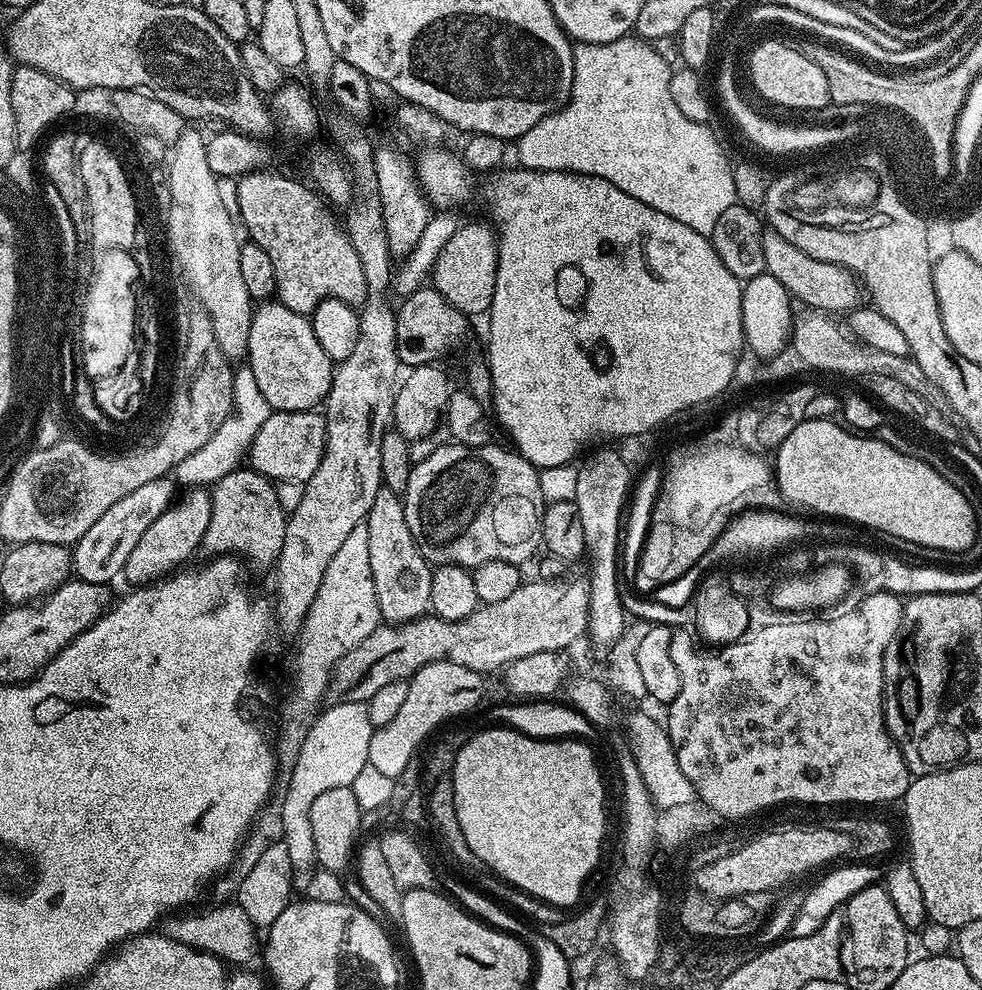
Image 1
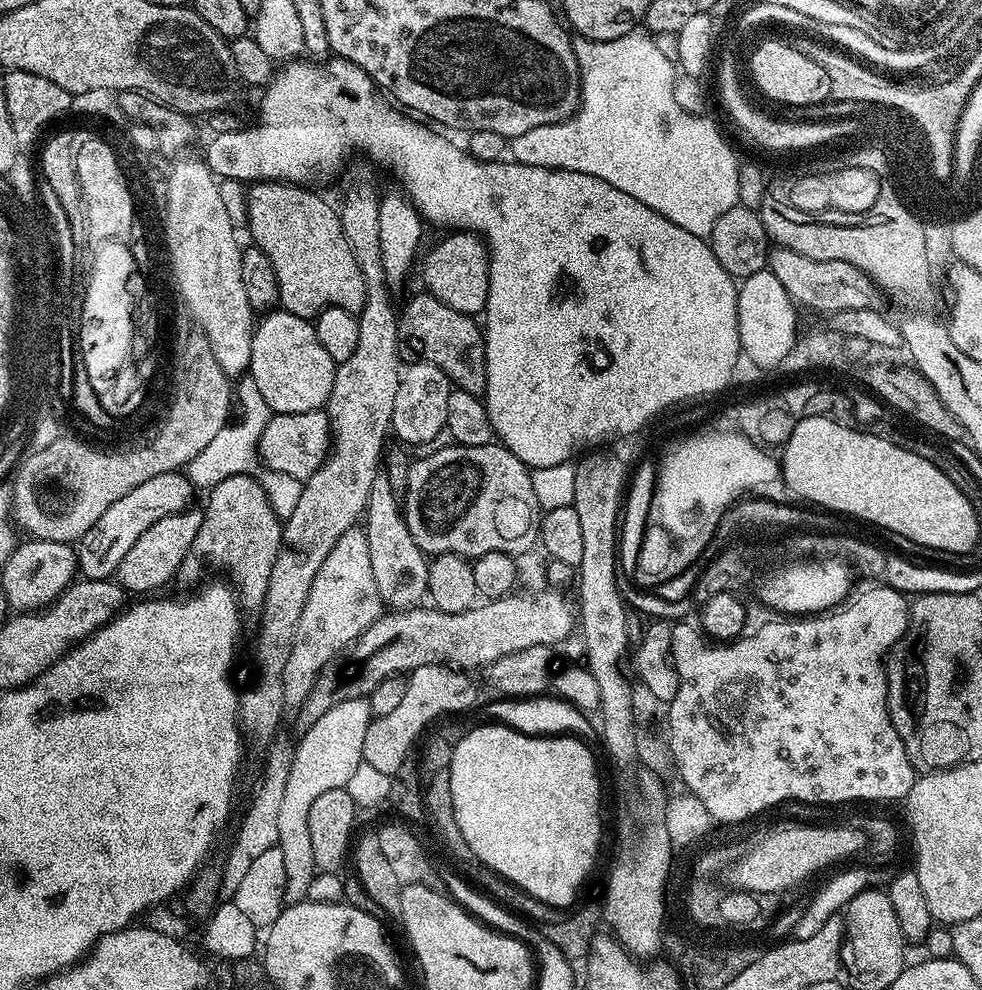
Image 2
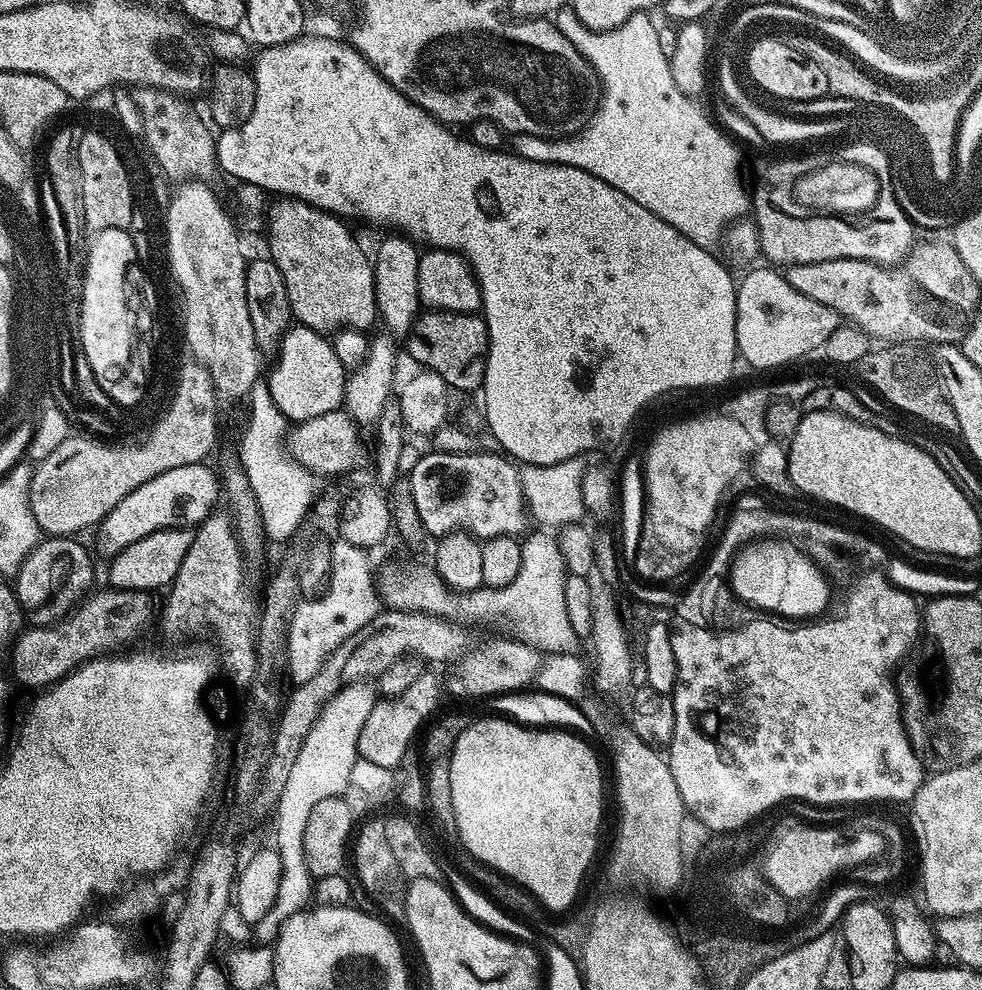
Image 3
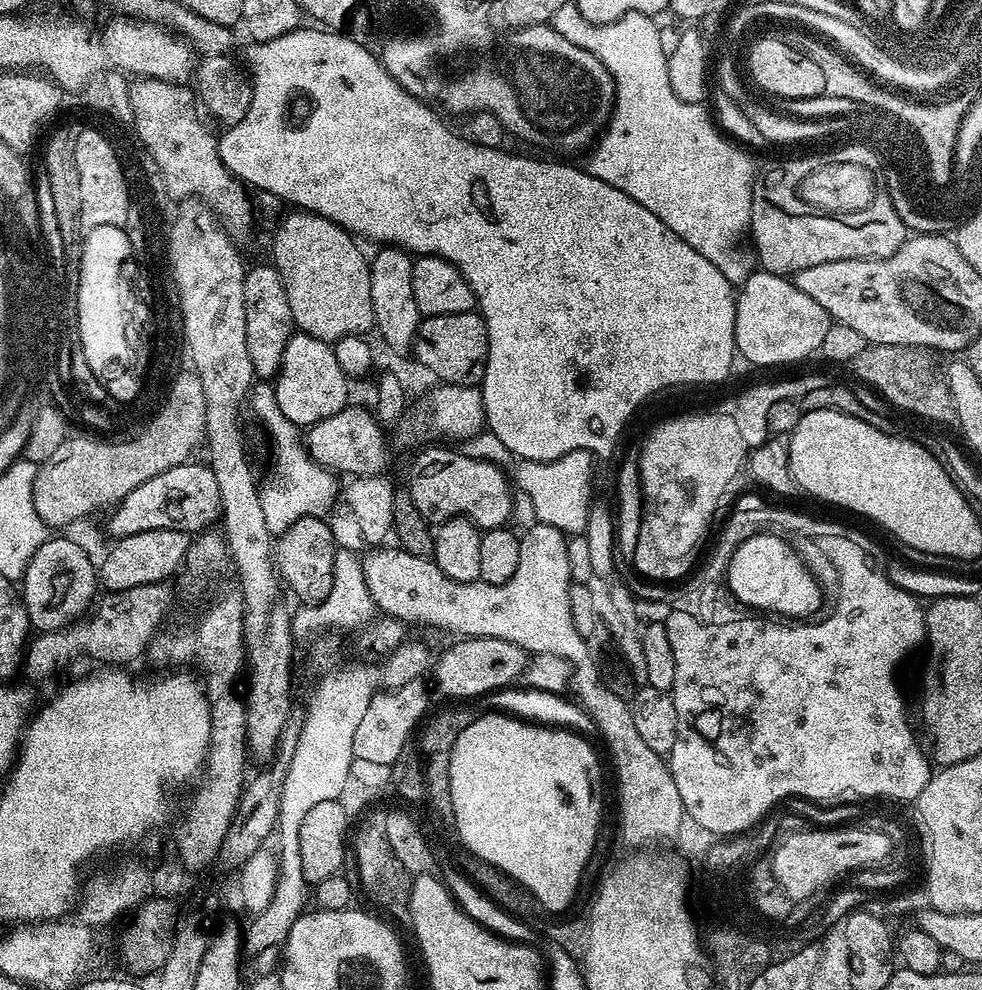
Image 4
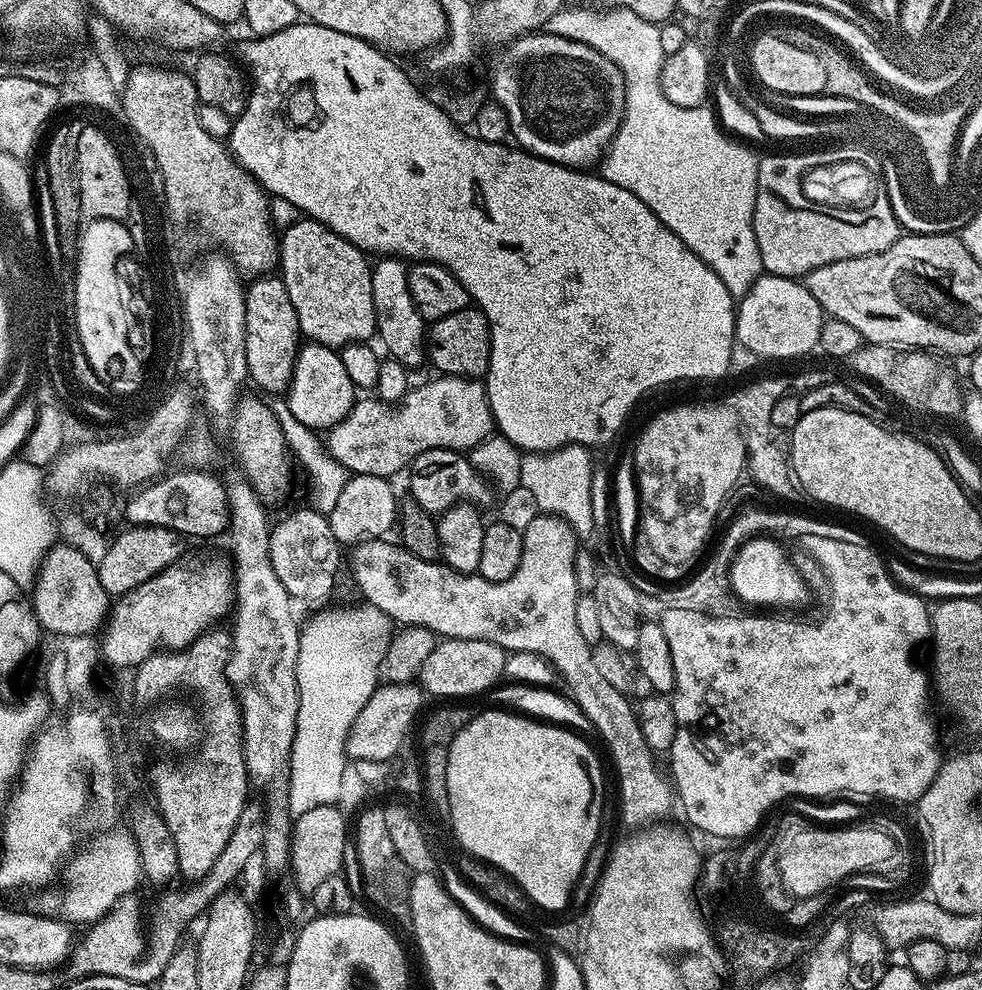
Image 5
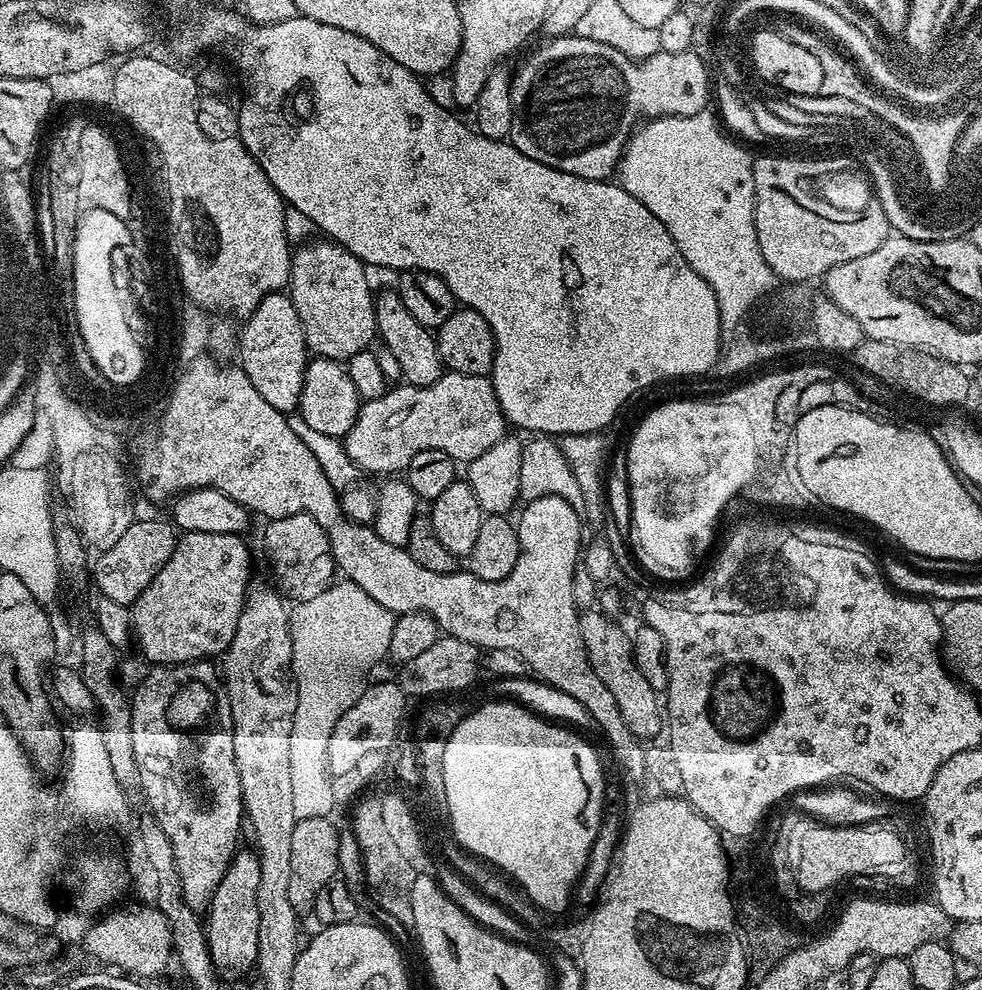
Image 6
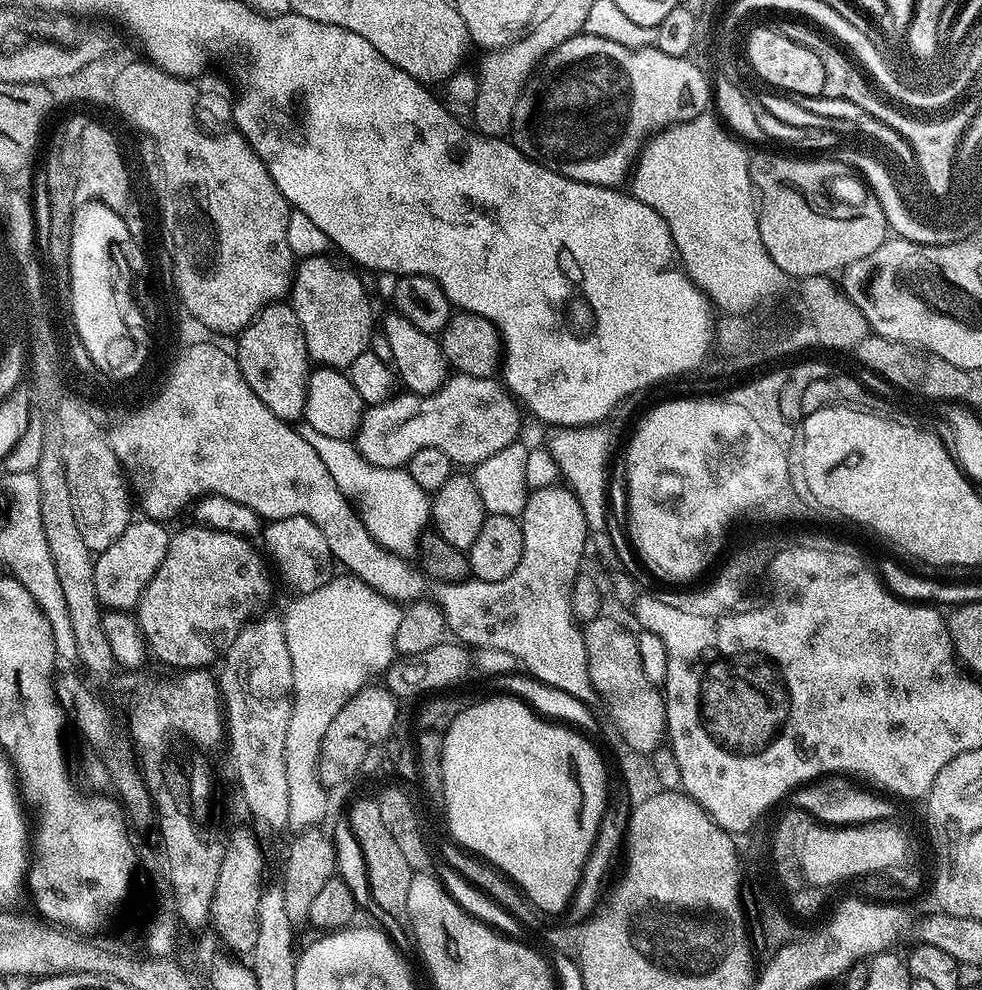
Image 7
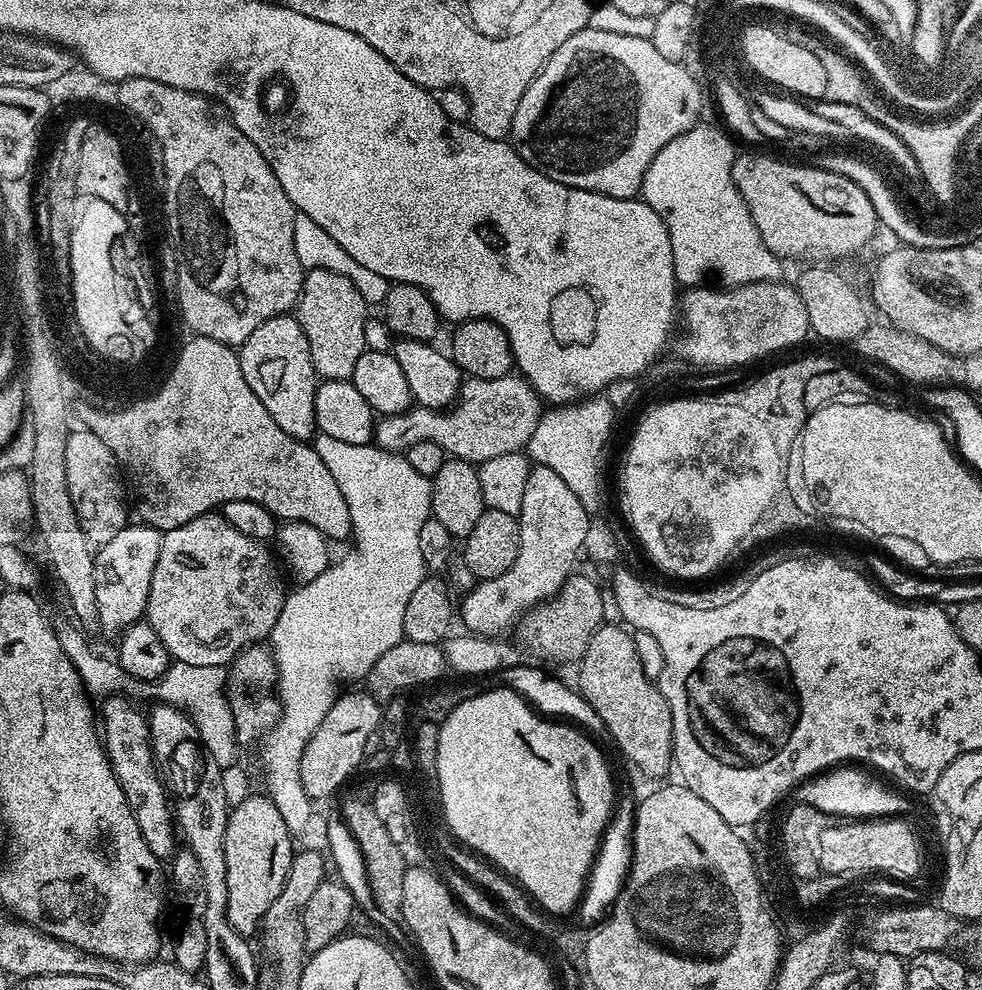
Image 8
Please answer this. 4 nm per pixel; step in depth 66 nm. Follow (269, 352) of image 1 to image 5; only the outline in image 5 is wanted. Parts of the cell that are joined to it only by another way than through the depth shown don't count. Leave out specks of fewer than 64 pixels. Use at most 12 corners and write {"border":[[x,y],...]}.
{"border":[[335,348],[296,353],[286,403],[313,430],[330,430],[358,399]]}

